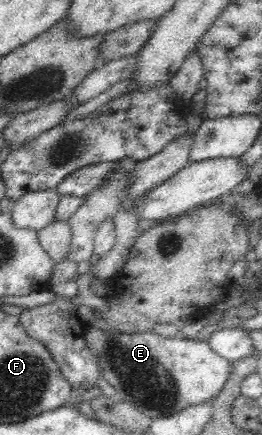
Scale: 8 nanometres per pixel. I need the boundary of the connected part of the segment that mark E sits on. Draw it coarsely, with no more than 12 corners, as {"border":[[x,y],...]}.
{"border":[[85,323],[117,399],[148,418],[216,397],[206,340]]}

